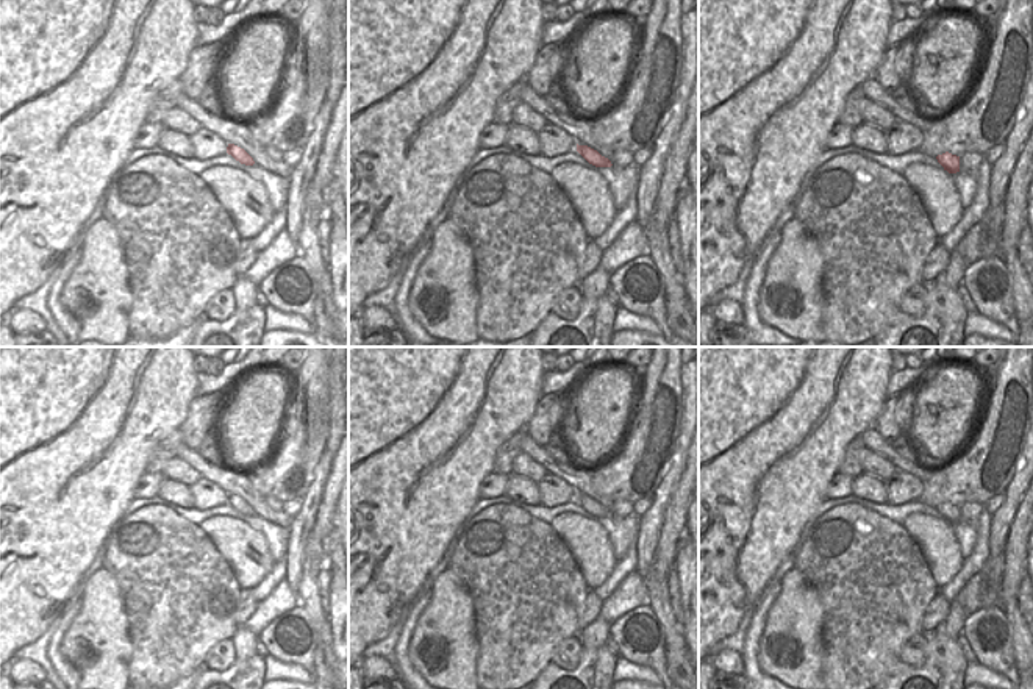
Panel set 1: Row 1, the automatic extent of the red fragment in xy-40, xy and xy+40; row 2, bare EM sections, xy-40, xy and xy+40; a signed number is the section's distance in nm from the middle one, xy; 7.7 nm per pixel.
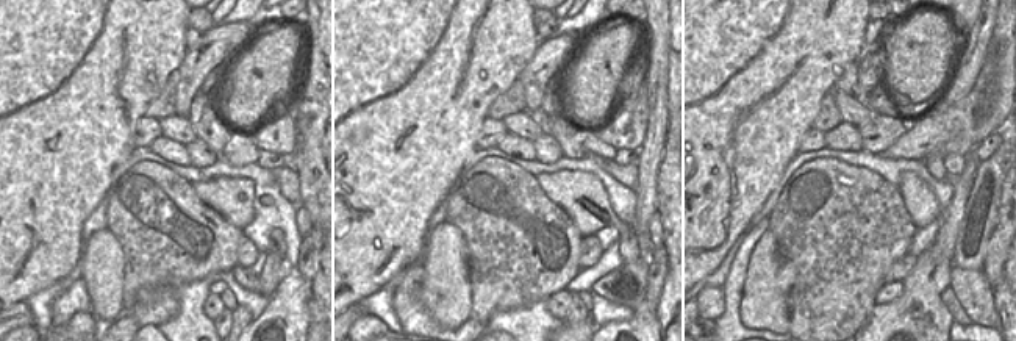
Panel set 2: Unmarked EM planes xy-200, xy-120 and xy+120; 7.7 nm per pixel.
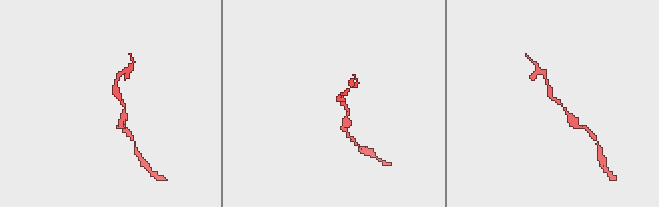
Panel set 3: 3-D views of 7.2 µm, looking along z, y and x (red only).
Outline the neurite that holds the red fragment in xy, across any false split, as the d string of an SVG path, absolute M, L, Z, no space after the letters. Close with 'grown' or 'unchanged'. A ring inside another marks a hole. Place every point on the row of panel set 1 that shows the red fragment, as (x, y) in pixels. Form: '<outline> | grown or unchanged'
M578 145L577 152L592 166L595 167L611 167L611 161L605 156L602 156L597 150L588 147L588 145Z | unchanged

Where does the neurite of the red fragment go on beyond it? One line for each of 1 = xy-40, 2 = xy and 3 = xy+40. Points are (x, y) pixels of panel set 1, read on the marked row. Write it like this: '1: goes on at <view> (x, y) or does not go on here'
1: does not go on here
2: does not go on here
3: does not go on here

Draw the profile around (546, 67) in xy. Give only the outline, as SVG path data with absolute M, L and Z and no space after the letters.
M542 44L530 72L525 77L536 94L545 95L553 81L558 81L559 67L564 64L561 44Z

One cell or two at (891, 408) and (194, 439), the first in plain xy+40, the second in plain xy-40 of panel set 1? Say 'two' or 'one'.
one

